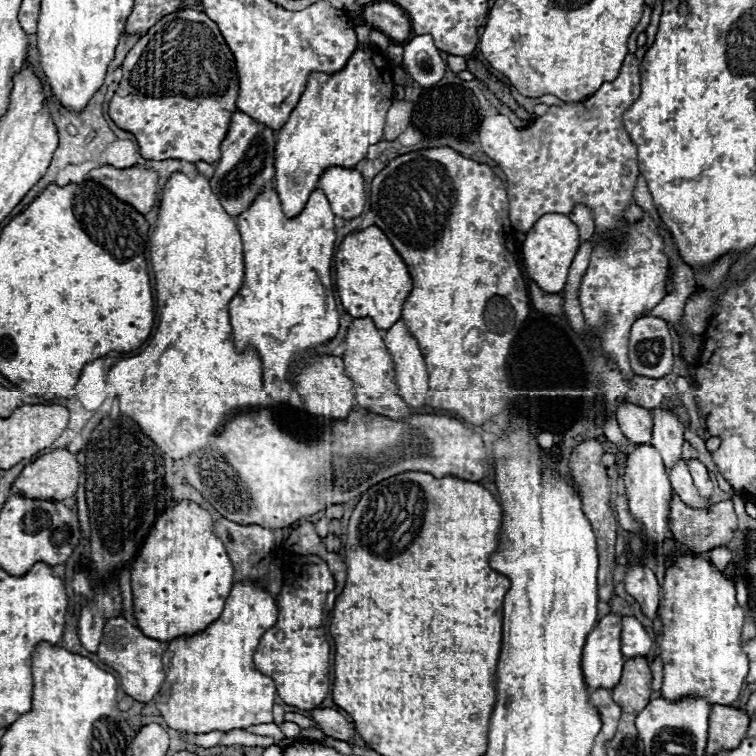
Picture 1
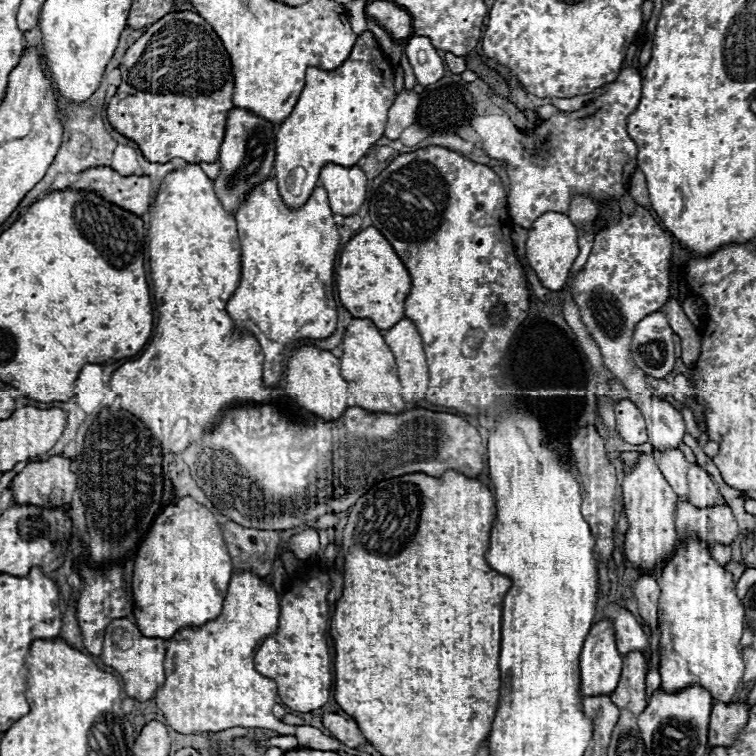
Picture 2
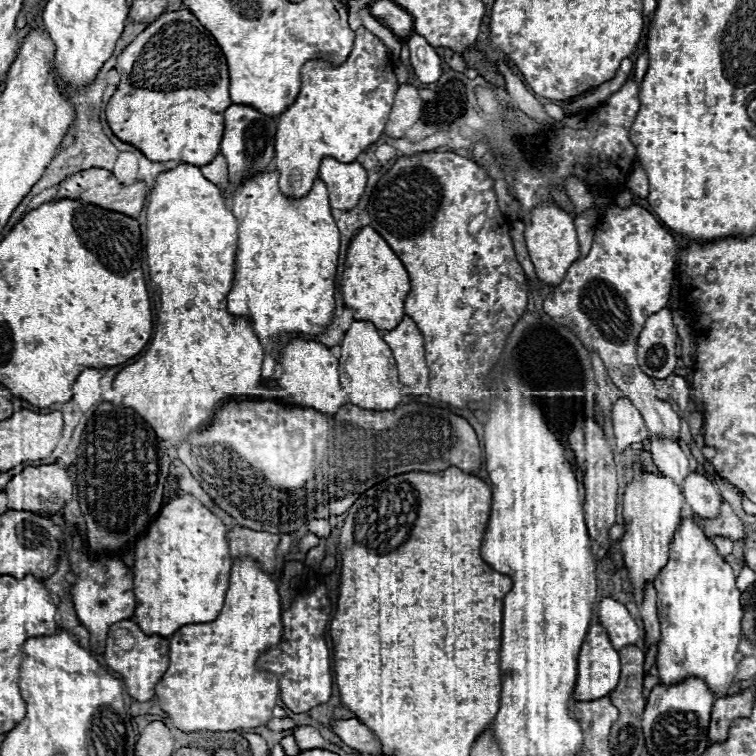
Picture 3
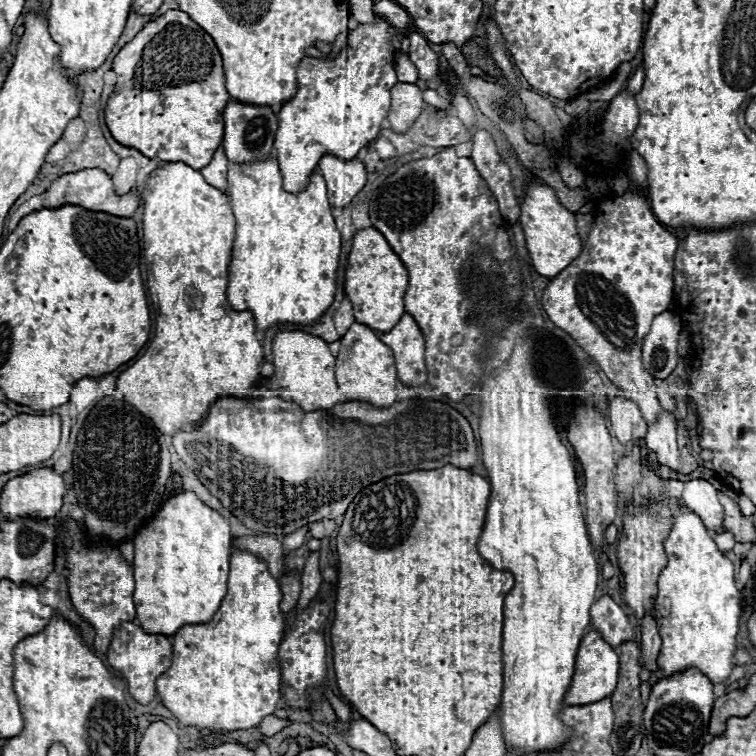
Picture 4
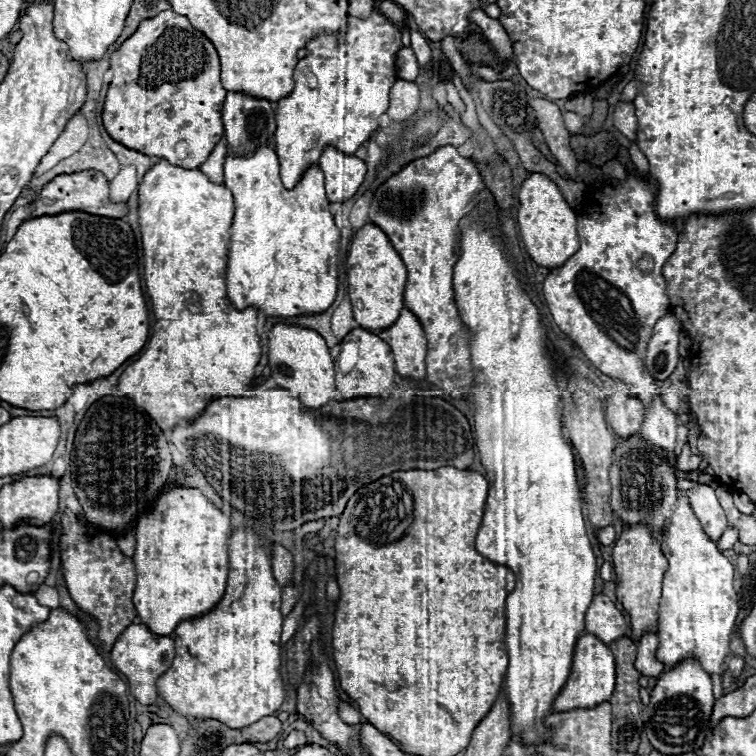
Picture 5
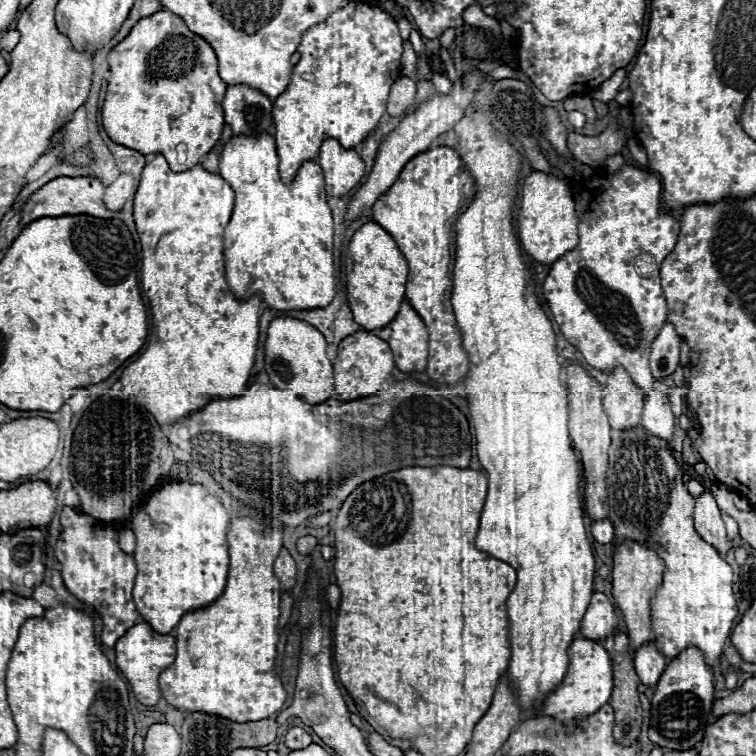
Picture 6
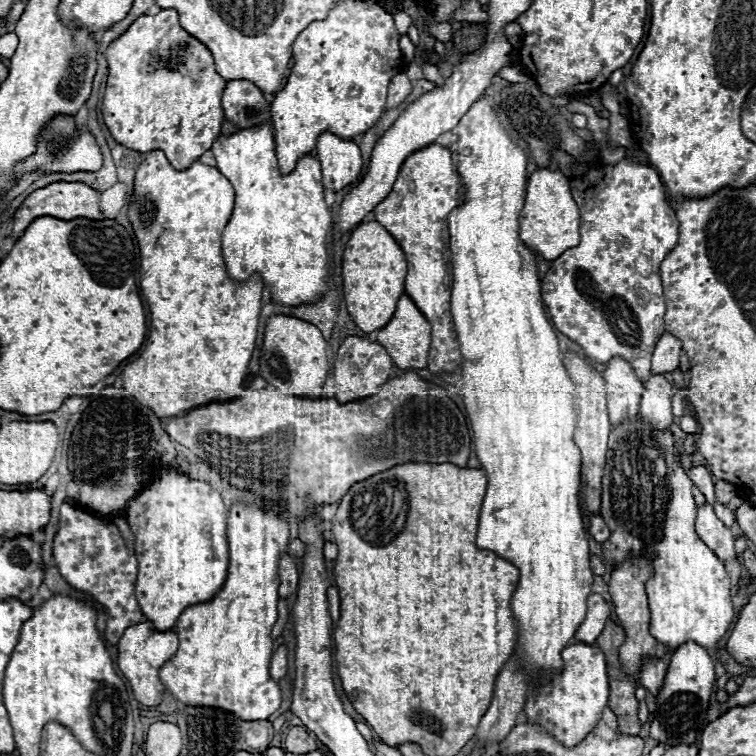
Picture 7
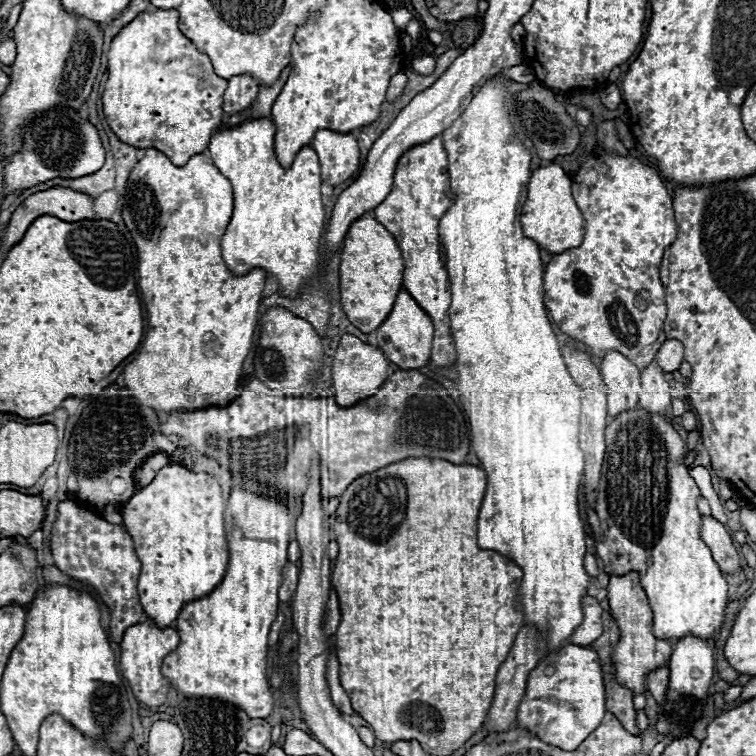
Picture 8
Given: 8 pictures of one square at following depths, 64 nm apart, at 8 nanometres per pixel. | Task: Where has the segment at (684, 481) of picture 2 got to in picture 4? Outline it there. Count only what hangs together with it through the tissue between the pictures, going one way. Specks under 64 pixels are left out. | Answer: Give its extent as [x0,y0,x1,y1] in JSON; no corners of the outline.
[644,412,682,472]

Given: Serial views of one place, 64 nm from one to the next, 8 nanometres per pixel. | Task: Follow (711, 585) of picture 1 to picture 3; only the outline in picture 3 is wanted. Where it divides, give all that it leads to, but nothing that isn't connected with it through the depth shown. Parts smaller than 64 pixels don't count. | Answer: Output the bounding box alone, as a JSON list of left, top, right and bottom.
[654,518,742,696]

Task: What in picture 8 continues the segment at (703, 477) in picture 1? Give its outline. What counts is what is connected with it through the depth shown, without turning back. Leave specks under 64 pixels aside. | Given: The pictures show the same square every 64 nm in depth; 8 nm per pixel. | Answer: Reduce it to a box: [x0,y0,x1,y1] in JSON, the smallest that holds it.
[702,518,742,574]

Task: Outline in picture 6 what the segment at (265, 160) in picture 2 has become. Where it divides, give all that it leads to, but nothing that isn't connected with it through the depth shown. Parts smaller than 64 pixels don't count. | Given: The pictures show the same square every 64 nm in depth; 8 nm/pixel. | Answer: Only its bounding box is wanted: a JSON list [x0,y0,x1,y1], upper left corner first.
[222,84,272,136]

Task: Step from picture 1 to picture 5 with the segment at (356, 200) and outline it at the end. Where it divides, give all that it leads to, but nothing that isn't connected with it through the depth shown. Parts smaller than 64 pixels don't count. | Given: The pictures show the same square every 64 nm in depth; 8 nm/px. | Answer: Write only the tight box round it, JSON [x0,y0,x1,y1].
[318,146,366,202]

